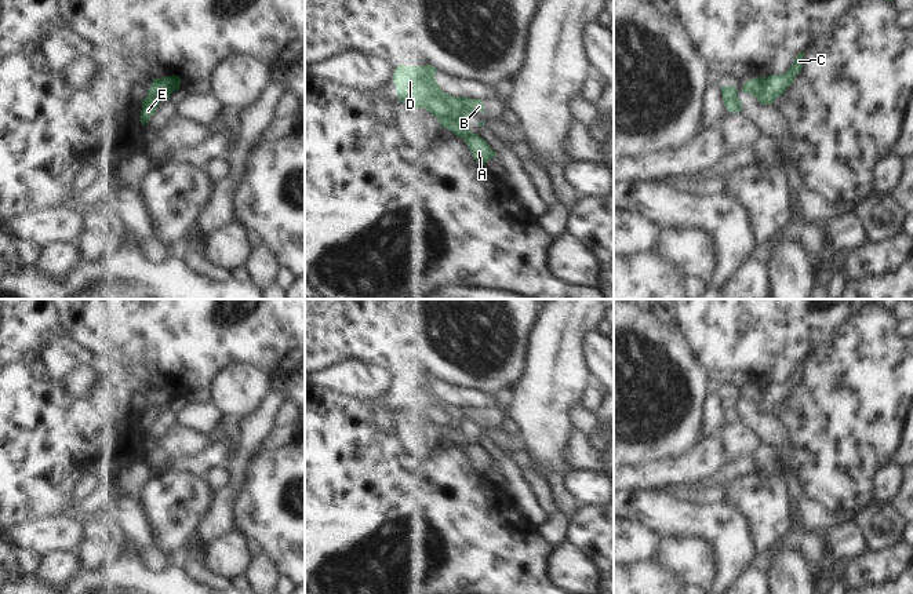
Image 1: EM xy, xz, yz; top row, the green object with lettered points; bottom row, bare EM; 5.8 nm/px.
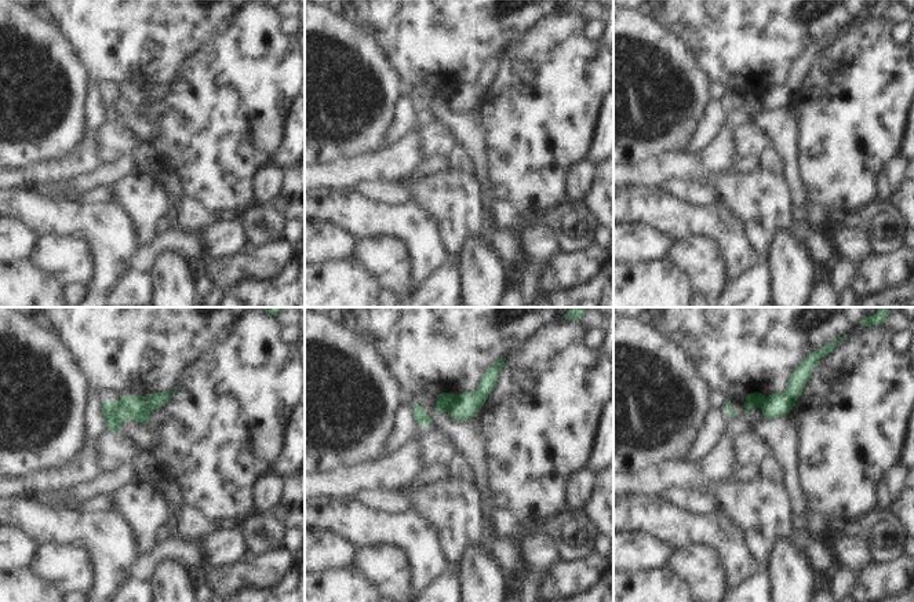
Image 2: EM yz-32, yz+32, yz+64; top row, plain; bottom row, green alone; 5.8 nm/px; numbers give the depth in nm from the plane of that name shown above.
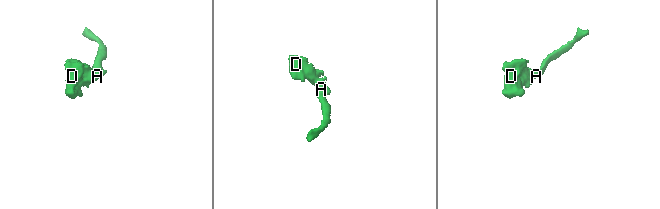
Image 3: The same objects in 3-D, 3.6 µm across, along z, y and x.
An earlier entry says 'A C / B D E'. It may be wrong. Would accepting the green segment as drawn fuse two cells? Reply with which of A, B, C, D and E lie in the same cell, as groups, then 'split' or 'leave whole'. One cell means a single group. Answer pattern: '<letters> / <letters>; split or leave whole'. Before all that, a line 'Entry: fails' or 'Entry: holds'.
Entry: holds
A C / B D E; split

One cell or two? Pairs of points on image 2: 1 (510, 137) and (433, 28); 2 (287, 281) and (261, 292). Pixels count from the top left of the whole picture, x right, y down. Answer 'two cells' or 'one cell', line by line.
1: two cells
2: one cell

